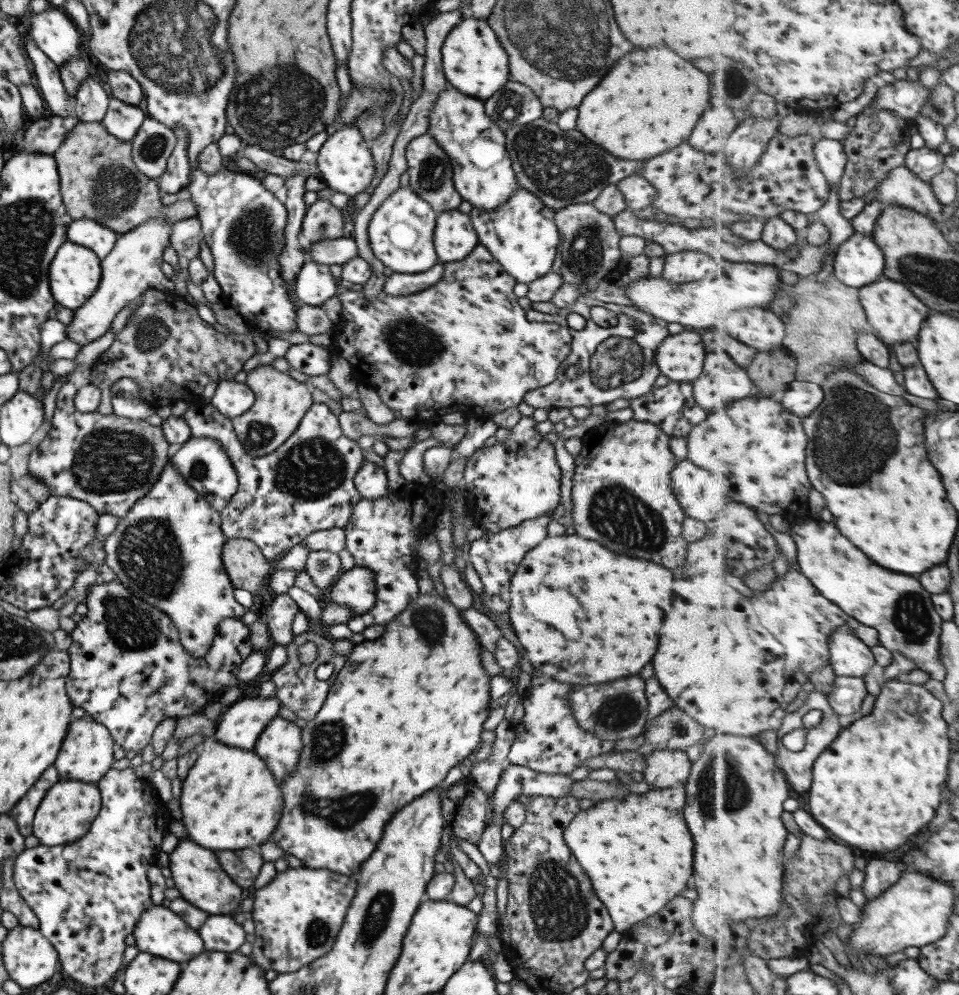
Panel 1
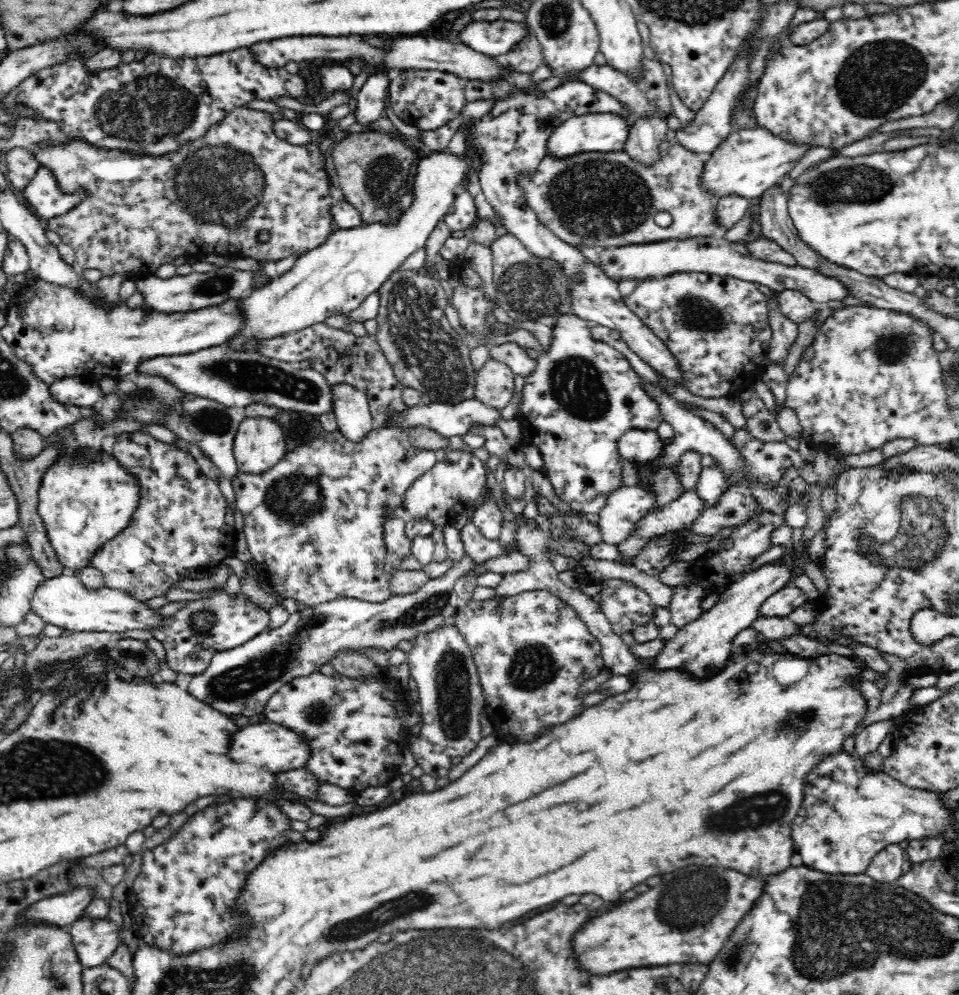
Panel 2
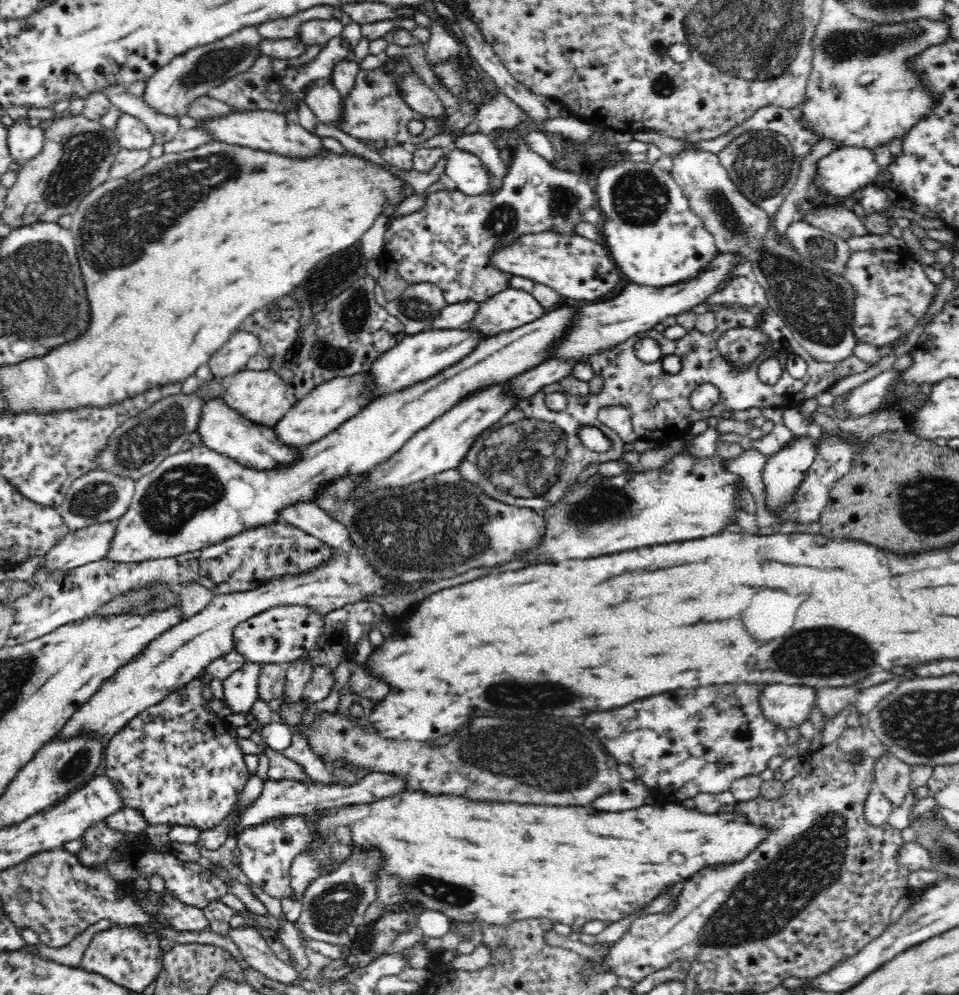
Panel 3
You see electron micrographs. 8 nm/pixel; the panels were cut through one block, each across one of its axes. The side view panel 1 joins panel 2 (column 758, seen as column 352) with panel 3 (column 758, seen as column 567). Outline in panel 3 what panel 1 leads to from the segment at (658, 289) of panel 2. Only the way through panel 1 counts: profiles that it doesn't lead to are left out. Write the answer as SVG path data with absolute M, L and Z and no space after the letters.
M741 328L728 330L717 342L717 350L739 368L748 366L756 360L756 356L766 350L768 337L760 333L760 328Z

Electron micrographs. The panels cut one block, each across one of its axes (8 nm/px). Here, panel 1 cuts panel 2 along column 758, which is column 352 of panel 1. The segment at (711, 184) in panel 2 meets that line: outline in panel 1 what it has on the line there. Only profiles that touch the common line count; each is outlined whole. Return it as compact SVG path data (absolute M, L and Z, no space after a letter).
M352 126L338 127L326 138L317 151L315 165L320 172L320 178L326 182L329 189L353 198L368 188L374 173L373 159L368 146L368 142Z

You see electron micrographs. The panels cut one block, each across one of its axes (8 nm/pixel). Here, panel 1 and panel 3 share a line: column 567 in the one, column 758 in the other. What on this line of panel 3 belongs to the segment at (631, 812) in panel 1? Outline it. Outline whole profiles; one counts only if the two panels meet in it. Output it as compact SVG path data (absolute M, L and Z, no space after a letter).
M414 790L400 792L400 796L390 796L390 798L376 800L373 804L344 806L340 808L336 816L330 816L322 812L321 814L317 830L319 830L325 846L322 850L316 850L316 852L298 854L289 869L289 888L297 892L299 901L290 901L287 898L281 900L281 914L288 922L294 923L298 920L301 913L301 892L310 880L322 876L319 871L321 866L332 864L330 862L334 859L343 858L344 862L354 846L365 846L365 848L379 846L384 851L384 857L388 852L390 864L387 864L379 873L376 883L378 885L376 901L370 904L368 910L366 910L366 916L364 916L366 923L378 920L385 910L384 906L414 899L425 910L441 912L448 916L450 920L458 919L458 921L462 921L462 924L466 923L468 926L475 926L480 919L484 920L484 924L502 925L515 920L550 919L556 924L566 924L572 931L580 933L584 926L588 922L592 922L592 920L600 920L600 922L608 922L609 924L618 922L618 920L632 914L632 912L648 906L652 900L658 900L664 894L672 894L676 884L680 884L684 880L690 880L692 876L696 876L698 872L702 872L706 868L718 870L718 866L732 866L732 864L738 864L738 862L746 860L758 846L762 846L766 840L769 840L769 835L771 834L771 828L769 828L768 824L753 824L750 818L747 818L744 814L737 814L737 812L704 814L704 812L698 812L694 808L684 808L684 806L678 806L678 804L664 804L662 808L660 806L640 806L640 808L634 808L634 810L614 814L614 812L598 812L594 808L582 808L582 806L566 806L566 808L564 806L542 806L542 804L540 806L534 806L534 804L492 804L490 806L490 804L484 804L484 802L472 802L472 800L454 798L454 796L422 796L420 792Z

